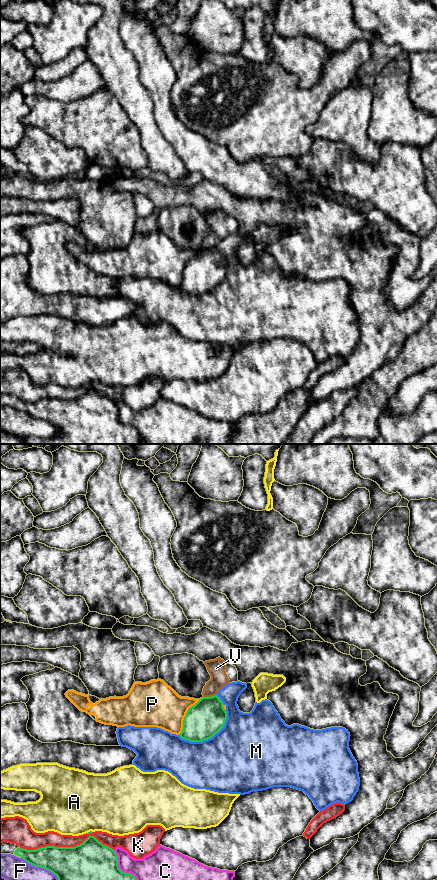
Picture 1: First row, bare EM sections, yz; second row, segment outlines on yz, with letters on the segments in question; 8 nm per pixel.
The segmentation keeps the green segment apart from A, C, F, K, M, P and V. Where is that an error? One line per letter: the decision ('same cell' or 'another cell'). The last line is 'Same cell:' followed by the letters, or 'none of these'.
A: another cell
C: another cell
F: another cell
K: another cell
M: another cell
P: another cell
V: another cell
Same cell: none of these

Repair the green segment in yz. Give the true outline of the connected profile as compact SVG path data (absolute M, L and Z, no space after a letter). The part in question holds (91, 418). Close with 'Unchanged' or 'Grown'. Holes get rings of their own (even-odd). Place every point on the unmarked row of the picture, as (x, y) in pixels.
M89 388L75 399L46 398L35 402L17 400L14 406L35 419L52 424L58 430L58 434L52 438L22 437L27 444L145 444L134 427L119 421L115 403L94 388Z. Unchanged

